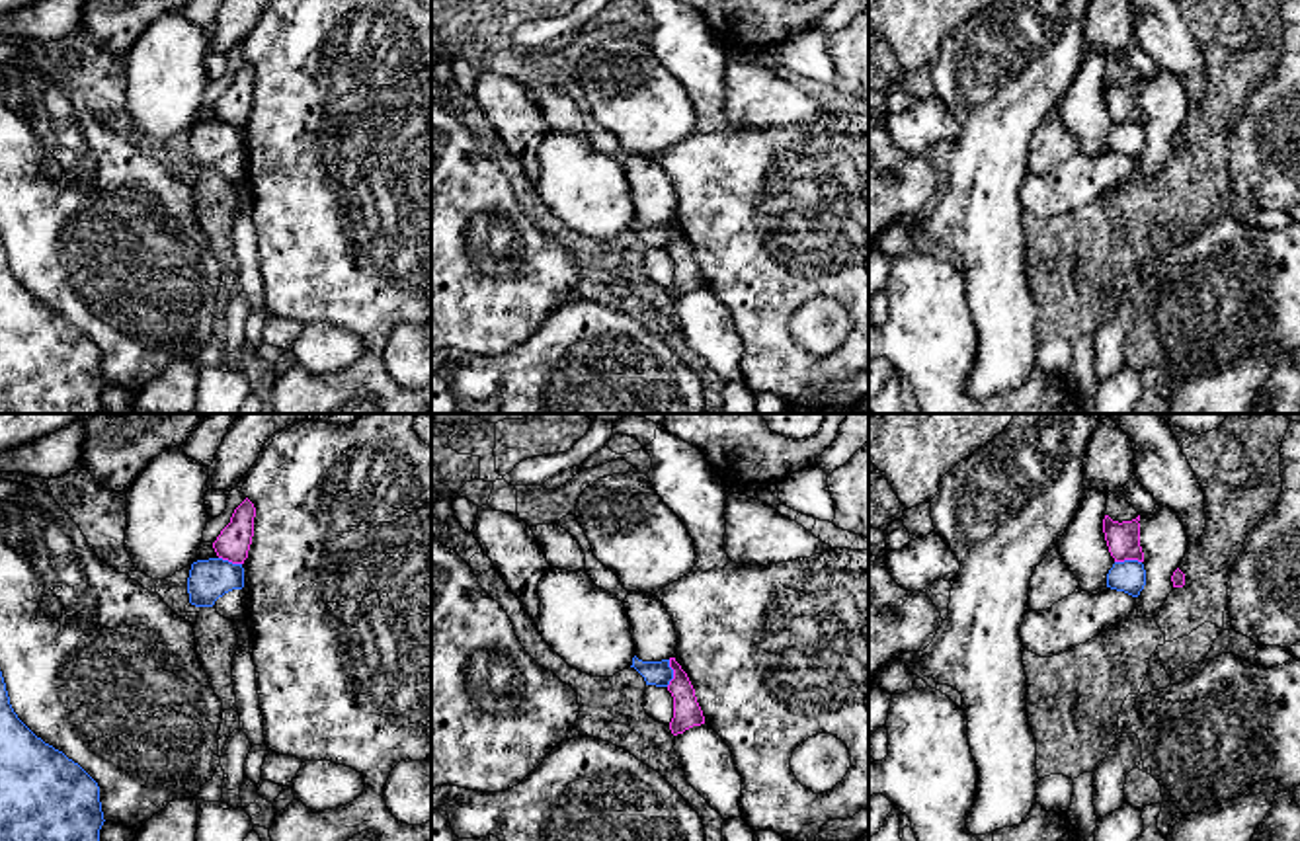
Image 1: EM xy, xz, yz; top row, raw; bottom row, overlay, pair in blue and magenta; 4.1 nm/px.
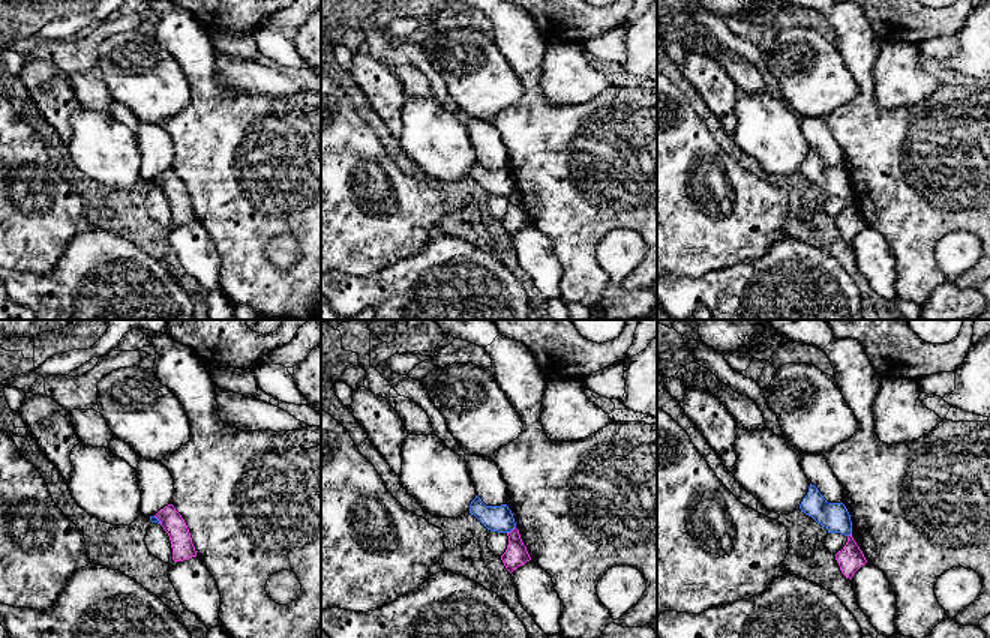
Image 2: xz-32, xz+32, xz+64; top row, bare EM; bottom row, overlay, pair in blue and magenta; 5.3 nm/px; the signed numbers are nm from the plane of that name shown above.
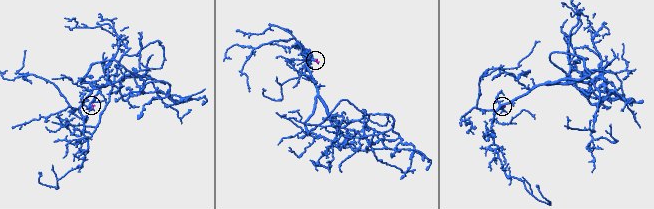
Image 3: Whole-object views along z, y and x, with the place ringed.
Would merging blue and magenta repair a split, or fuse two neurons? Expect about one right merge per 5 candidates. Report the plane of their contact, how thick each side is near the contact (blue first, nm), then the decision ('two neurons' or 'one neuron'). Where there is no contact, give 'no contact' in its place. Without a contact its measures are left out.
xz | 100/120 nm | two neurons

